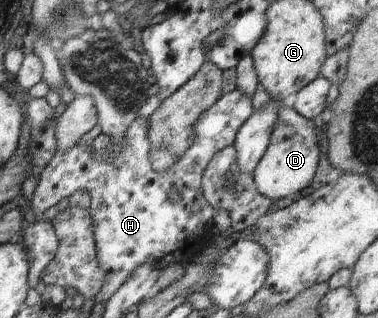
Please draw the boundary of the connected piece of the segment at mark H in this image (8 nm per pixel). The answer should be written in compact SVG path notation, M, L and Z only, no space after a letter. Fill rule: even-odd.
M237 88L222 95L195 122L195 140L191 148L165 172L157 172L151 166L147 117L139 116L133 120L125 132L123 148L114 145L111 138L100 134L93 142L95 156L85 152L78 144L73 144L65 151L56 150L40 174L34 194L28 198L35 222L26 223L19 237L28 251L27 286L30 289L40 289L41 273L55 258L59 246L51 221L43 220L41 214L73 192L87 192L91 196L90 212L97 262L105 272L105 284L94 298L97 302L105 302L115 295L127 282L127 278L133 276L131 272L141 264L152 264L160 270L175 262L193 262L199 252L211 245L210 236L214 233L213 217L216 214L203 198L203 172L215 153L234 144L237 131L253 112L251 100L252 96L243 94L243 90ZM171 190L177 190L181 200L171 202Z

